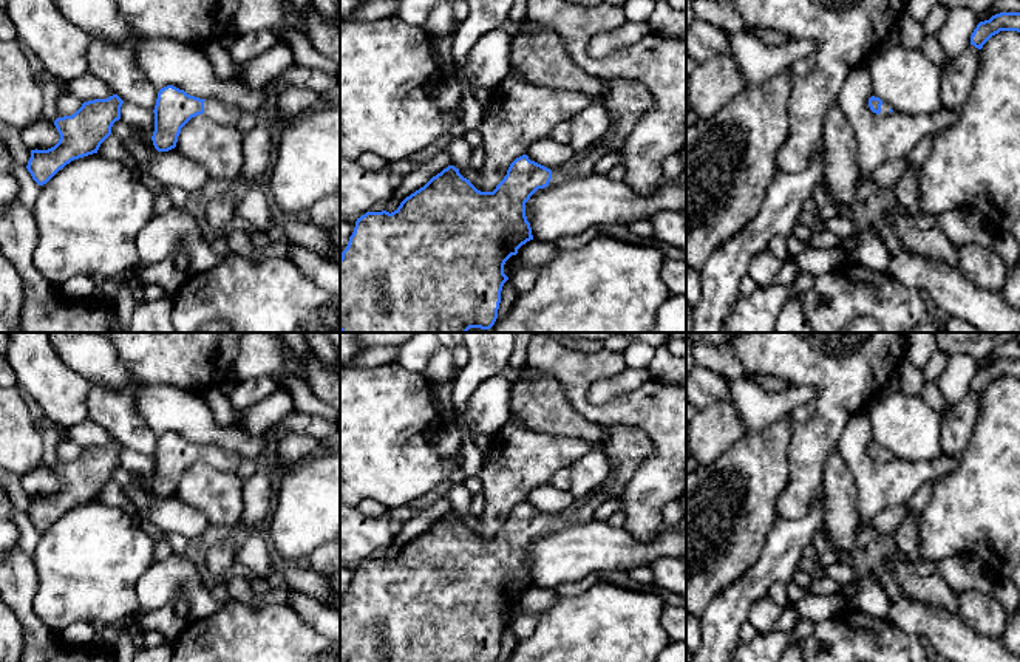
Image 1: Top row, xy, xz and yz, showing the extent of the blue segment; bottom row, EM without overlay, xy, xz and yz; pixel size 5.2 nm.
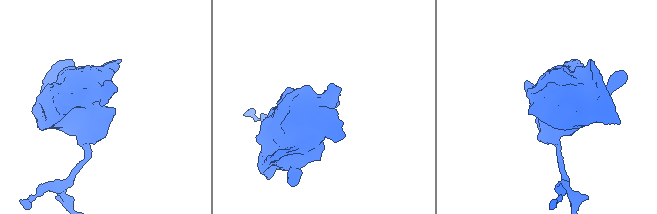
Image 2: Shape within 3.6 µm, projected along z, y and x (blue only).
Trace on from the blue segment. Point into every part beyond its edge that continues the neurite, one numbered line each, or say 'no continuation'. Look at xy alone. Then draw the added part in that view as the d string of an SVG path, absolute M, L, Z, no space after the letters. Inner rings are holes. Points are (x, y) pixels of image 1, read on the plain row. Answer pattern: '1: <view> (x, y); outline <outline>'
1: xy (214, 457); outline M215 445L204 447L204 462L219 470L221 473L235 473L238 461L235 458L226 458L221 449Z

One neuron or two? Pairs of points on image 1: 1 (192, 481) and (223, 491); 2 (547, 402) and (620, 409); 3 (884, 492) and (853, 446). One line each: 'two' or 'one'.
1: one
2: two
3: one

